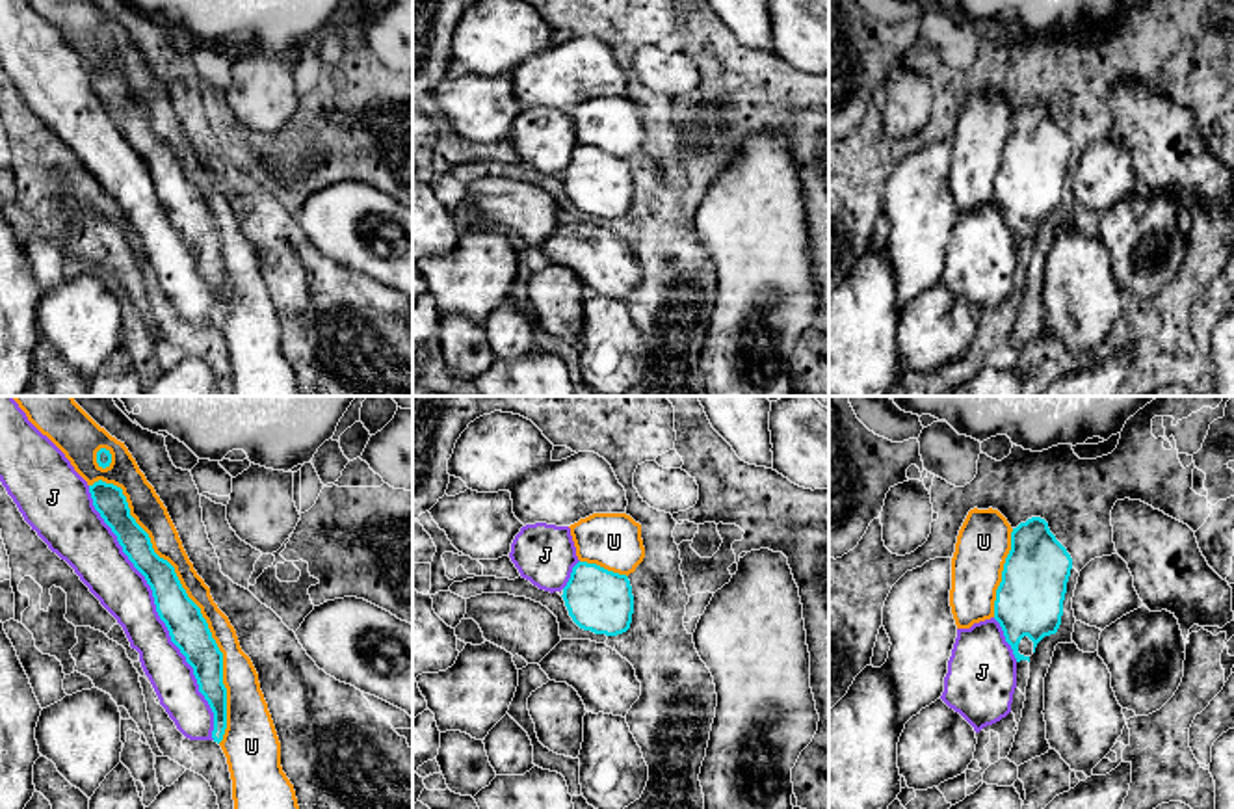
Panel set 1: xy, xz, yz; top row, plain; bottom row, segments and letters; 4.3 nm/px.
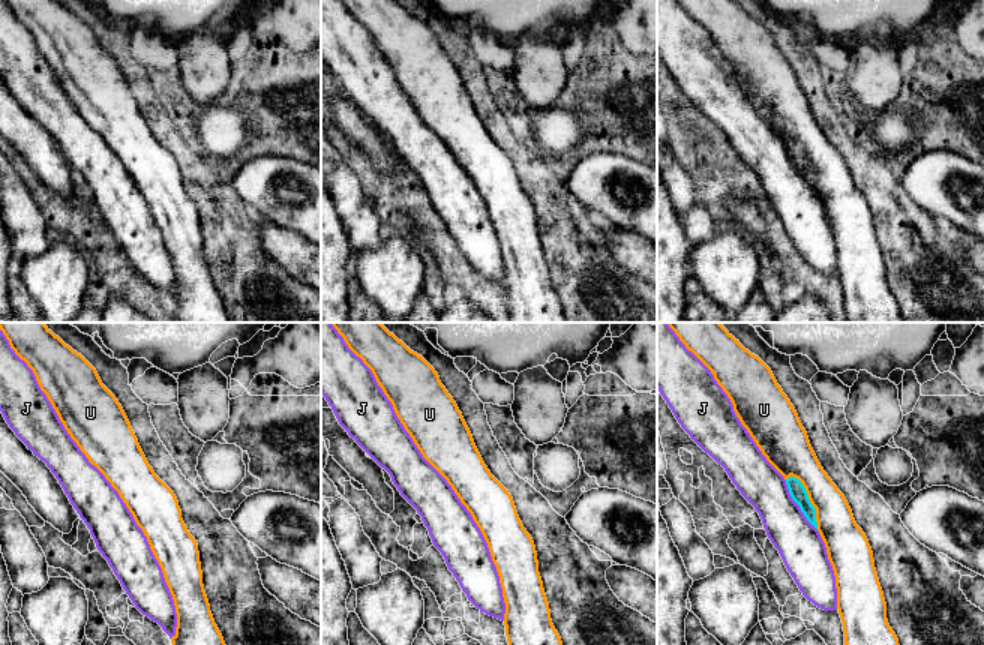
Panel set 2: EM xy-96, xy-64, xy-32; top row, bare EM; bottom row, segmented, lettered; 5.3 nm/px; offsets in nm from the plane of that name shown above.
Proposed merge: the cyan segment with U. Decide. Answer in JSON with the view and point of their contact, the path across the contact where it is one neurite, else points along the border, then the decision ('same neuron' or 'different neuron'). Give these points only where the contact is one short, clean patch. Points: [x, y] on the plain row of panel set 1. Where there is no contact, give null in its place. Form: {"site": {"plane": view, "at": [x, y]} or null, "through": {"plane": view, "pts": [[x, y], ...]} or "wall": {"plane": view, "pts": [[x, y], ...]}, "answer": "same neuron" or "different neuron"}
{"site": {"plane": "xy", "at": [190, 183]}, "answer": "same neuron"}

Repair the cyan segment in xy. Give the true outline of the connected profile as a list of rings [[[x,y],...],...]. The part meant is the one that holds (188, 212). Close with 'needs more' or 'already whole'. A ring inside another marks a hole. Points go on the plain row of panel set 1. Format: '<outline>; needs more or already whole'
[[[28,0],[87,65],[95,93],[117,119],[123,136],[152,173],[156,195],[171,225],[193,251],[199,275],[214,296],[212,322],[227,340],[234,396],[299,396],[294,368],[281,350],[281,325],[260,273],[258,257],[242,234],[234,210],[193,153],[167,91],[139,54],[125,26],[91,0]]]; needs more

